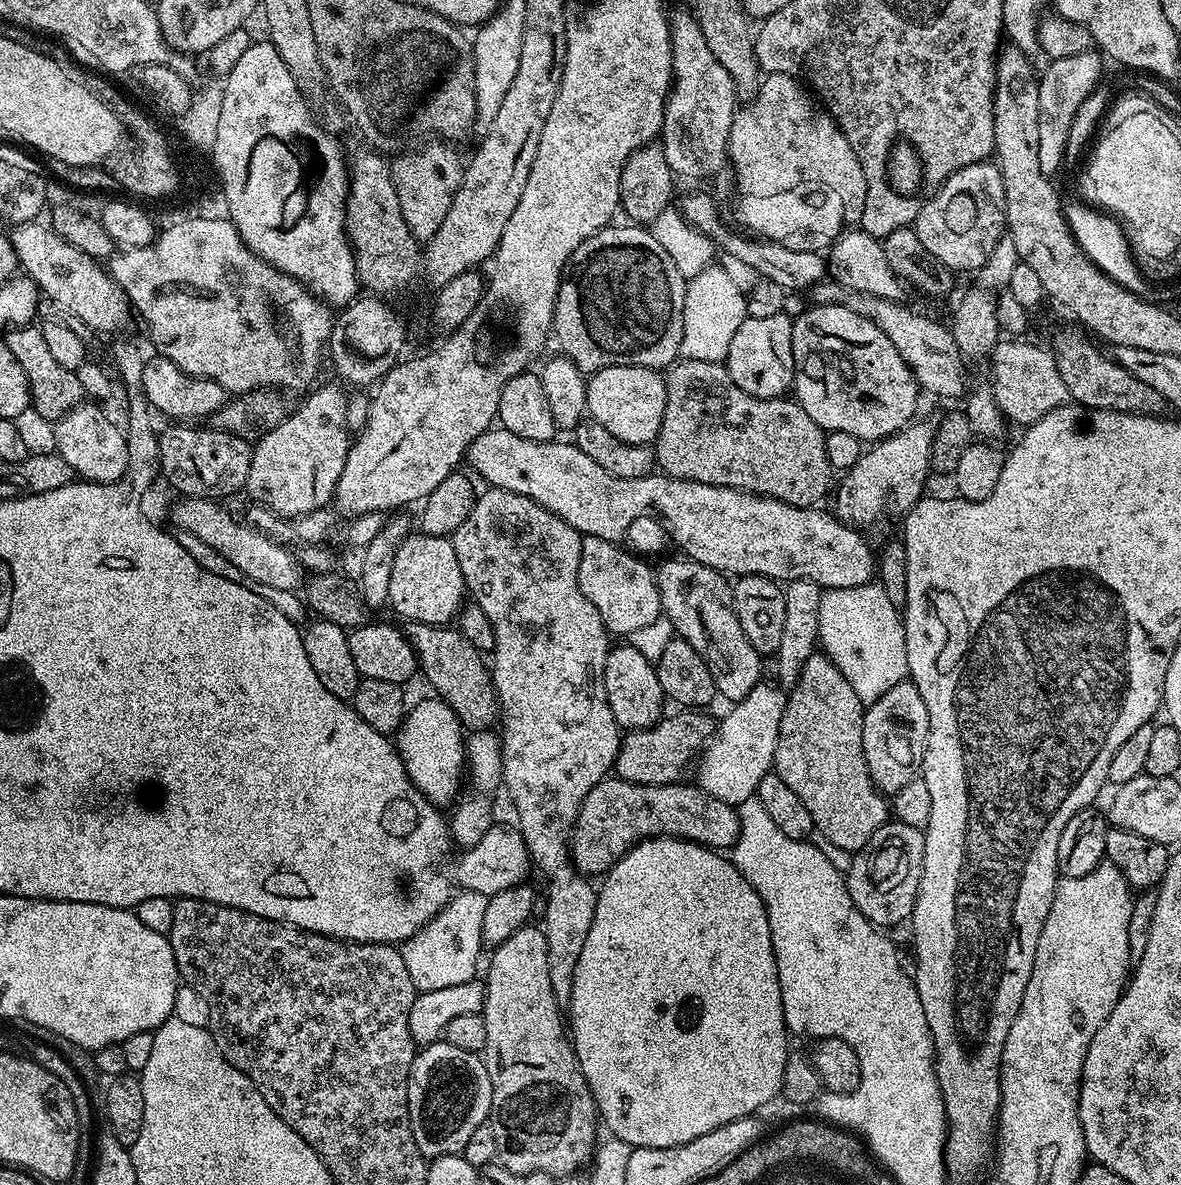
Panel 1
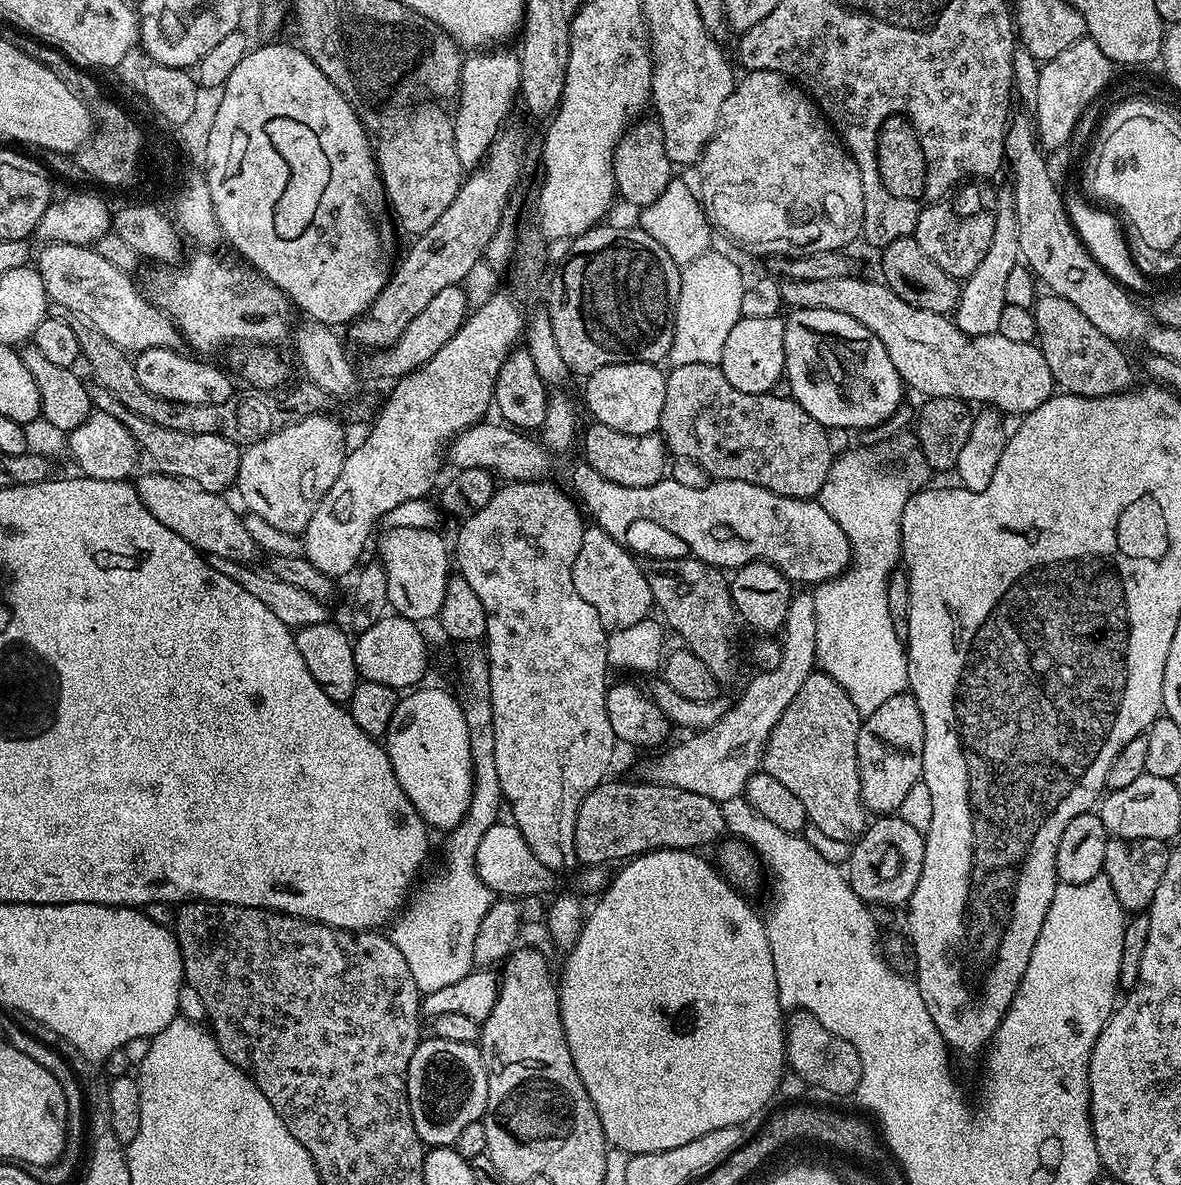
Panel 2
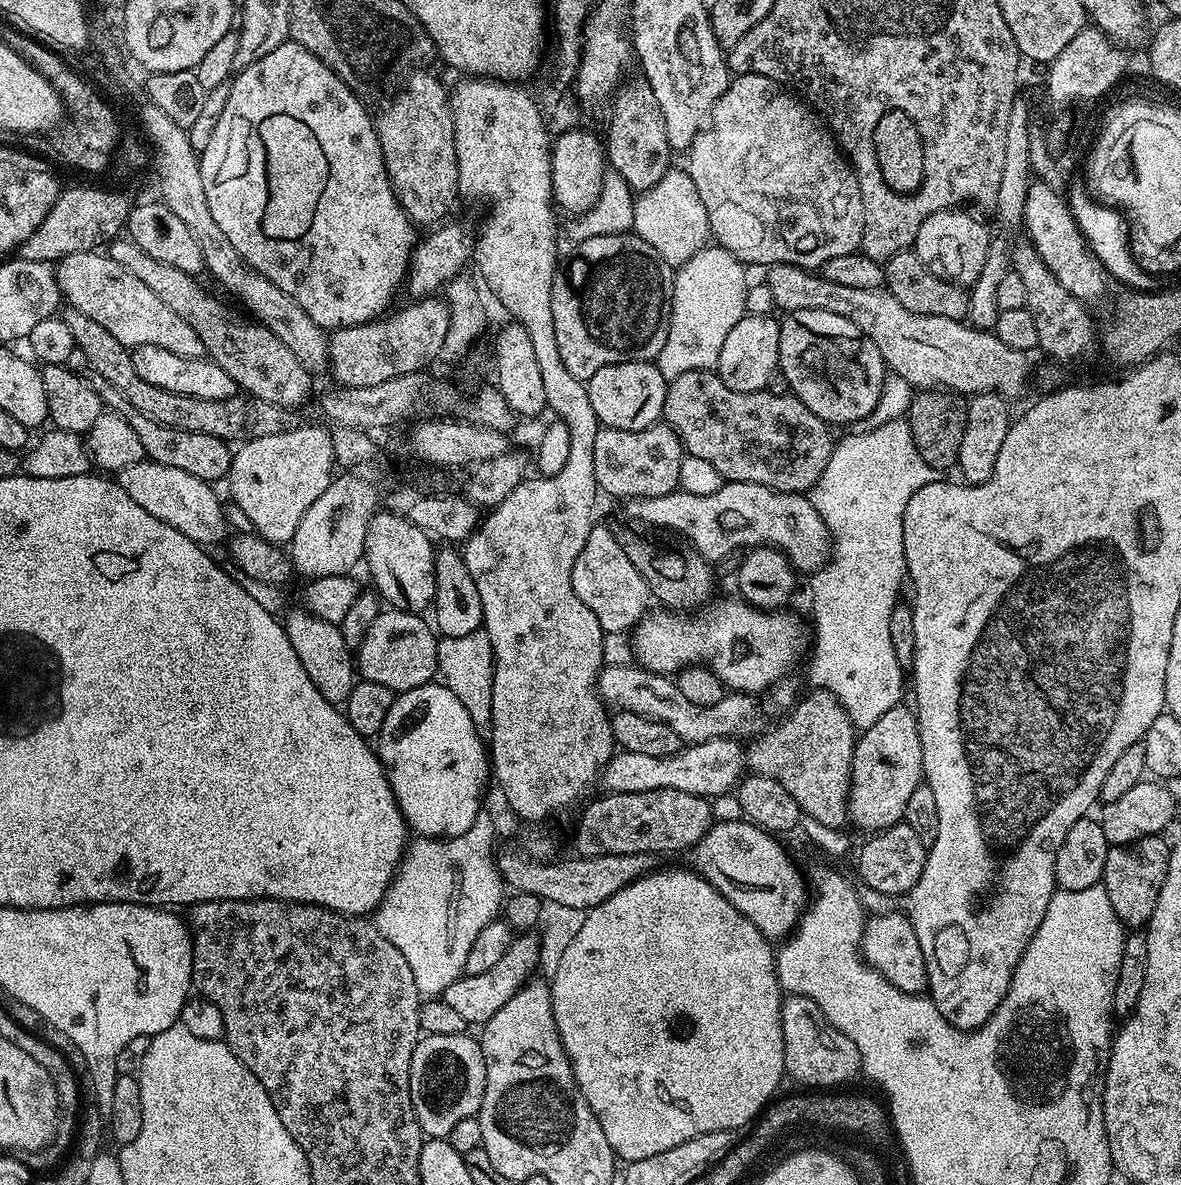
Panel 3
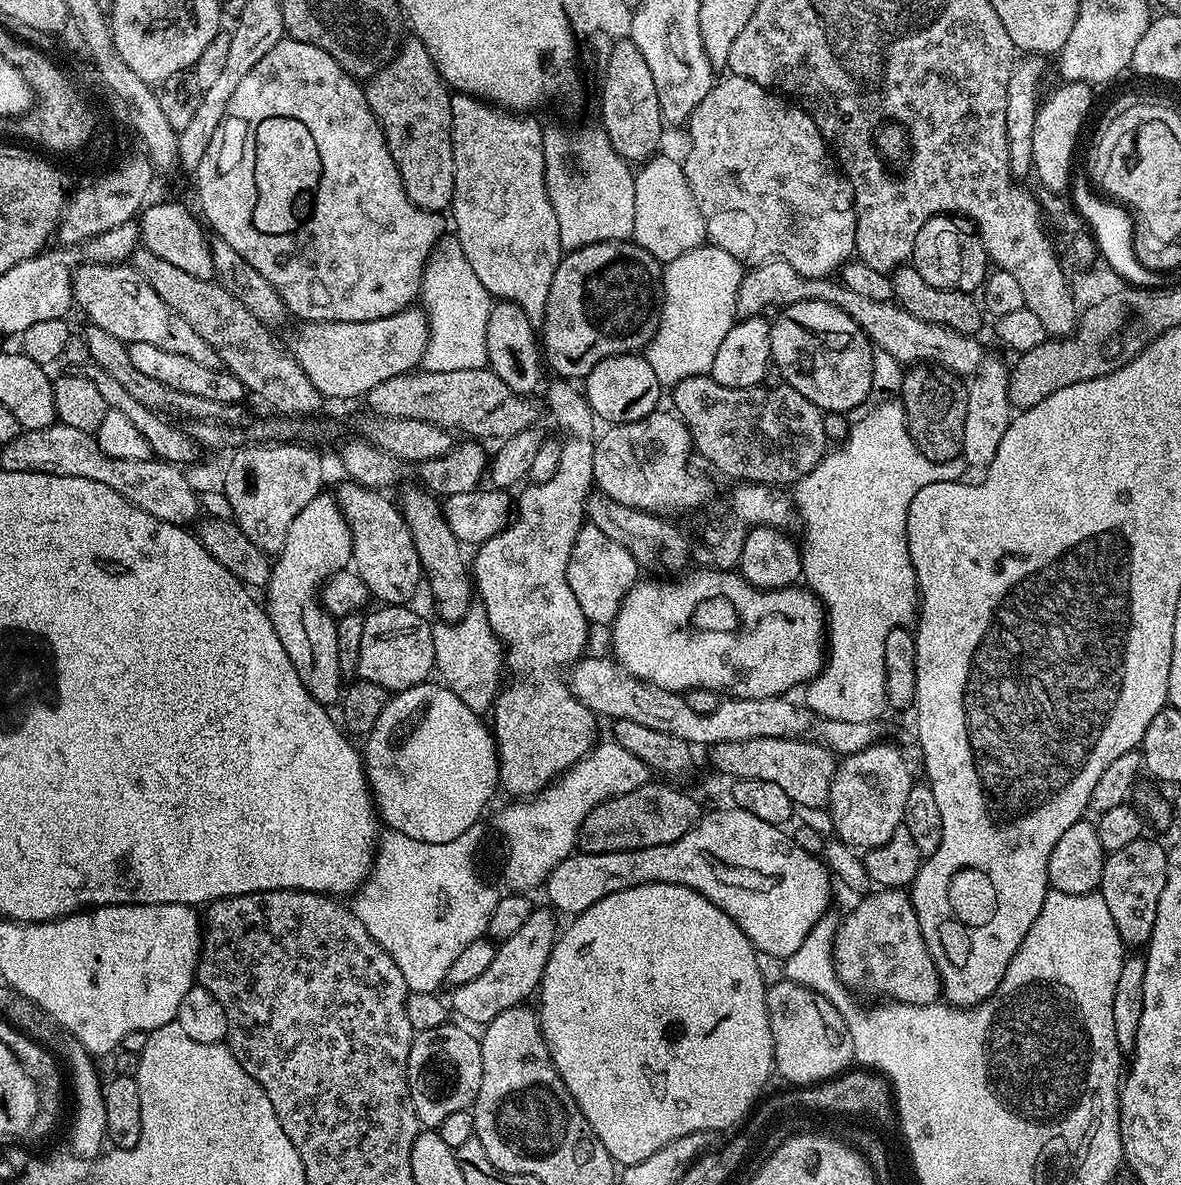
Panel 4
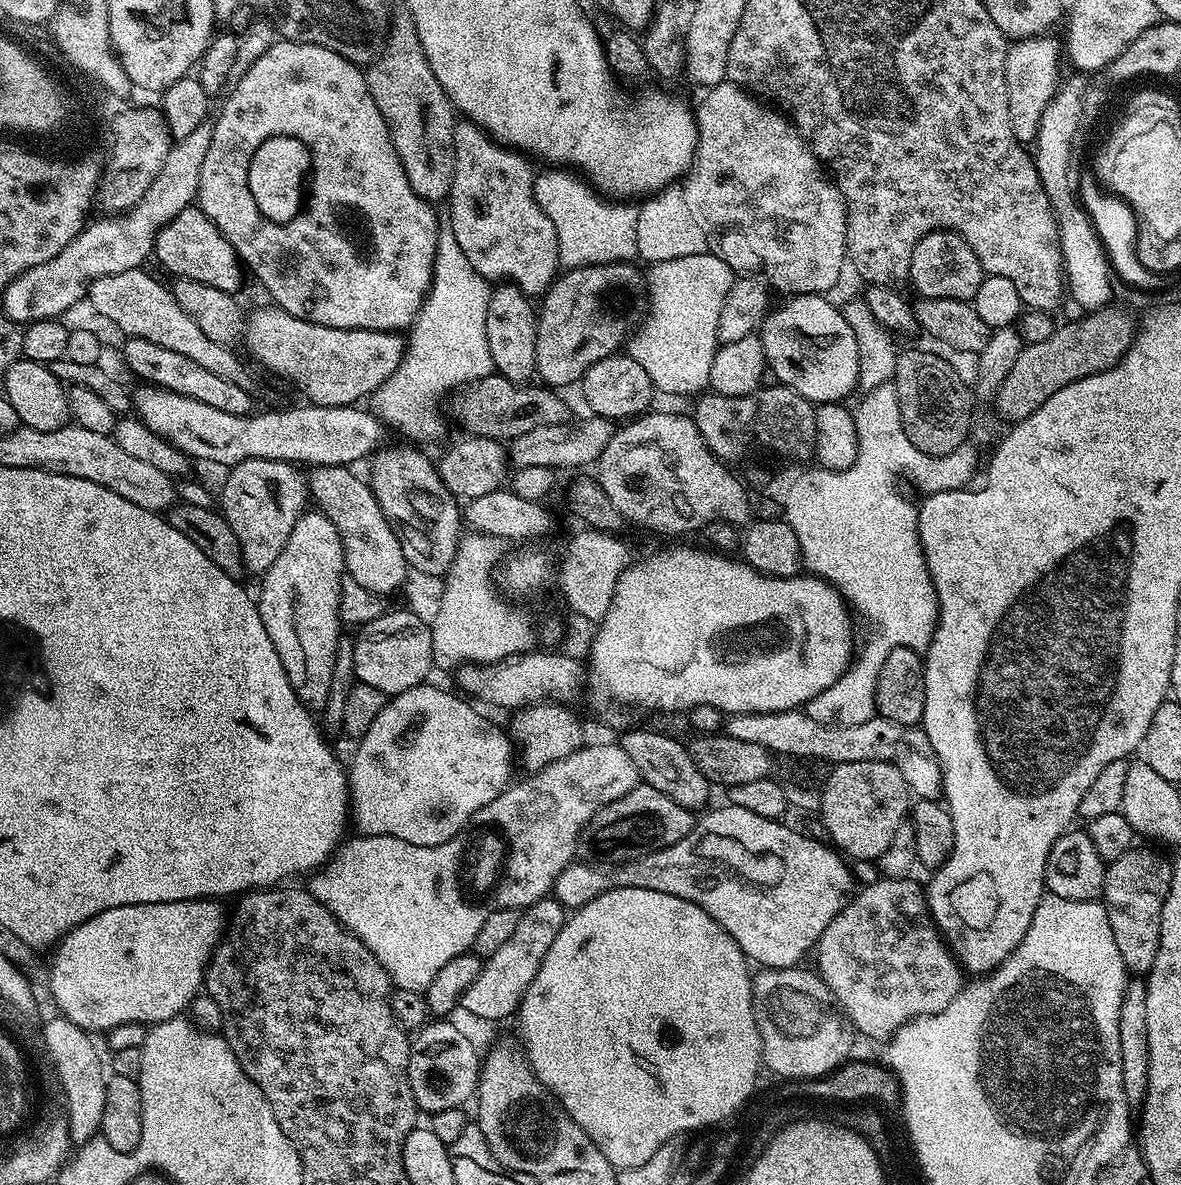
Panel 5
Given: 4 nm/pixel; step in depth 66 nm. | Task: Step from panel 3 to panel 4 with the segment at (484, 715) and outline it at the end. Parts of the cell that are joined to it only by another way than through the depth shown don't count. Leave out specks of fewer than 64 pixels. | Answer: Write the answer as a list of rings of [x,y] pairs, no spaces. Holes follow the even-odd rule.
[[[483,607],[469,608],[467,614],[453,624],[433,623],[432,633],[434,634],[434,658],[436,659],[435,671],[438,676],[440,672],[439,679],[444,687],[454,694],[458,694],[458,698],[462,698],[462,702],[466,702],[466,706],[470,706],[470,710],[474,710],[477,714],[487,713],[493,707],[497,691],[502,684],[500,672],[502,676],[502,669],[506,664],[506,653],[500,639],[494,634]]]

